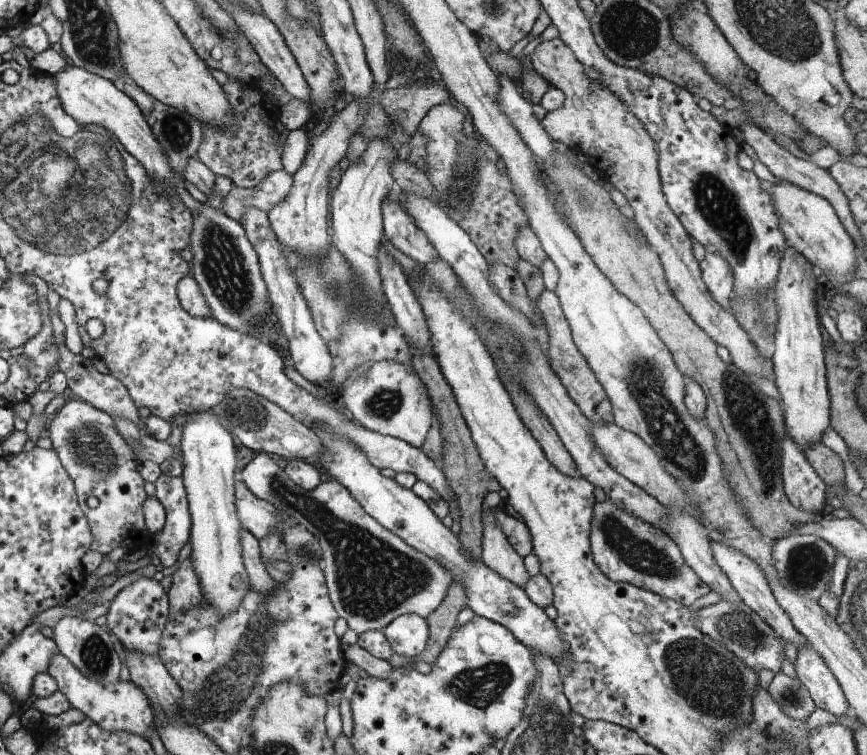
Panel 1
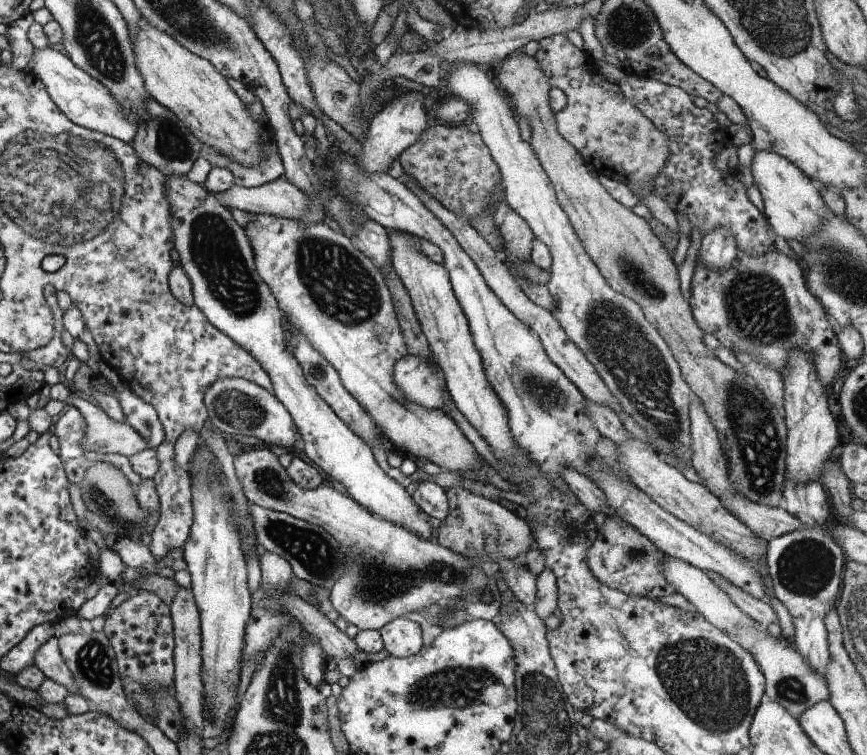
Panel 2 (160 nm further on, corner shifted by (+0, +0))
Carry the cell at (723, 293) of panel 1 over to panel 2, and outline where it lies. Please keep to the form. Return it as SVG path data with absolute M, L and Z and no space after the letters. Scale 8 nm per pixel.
M718 225L717 229L712 229L702 237L701 249L698 252L700 260L709 269L724 272L733 263L737 249L734 233Z

